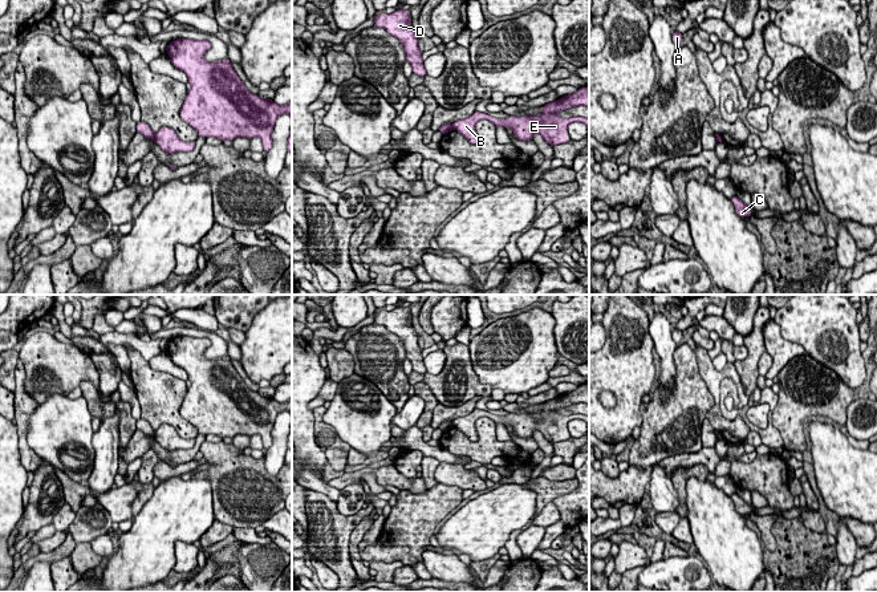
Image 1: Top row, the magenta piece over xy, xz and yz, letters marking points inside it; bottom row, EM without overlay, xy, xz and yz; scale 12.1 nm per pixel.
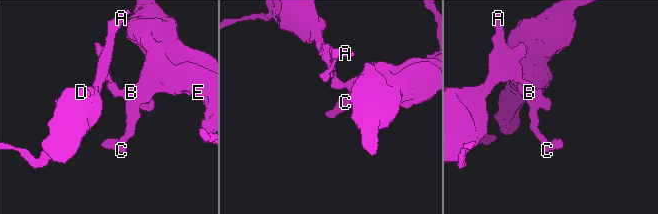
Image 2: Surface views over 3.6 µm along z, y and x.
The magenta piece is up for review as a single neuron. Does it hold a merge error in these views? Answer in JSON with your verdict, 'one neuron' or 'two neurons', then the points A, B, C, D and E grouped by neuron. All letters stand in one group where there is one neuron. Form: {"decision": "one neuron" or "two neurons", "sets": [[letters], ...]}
{"decision": "two neurons", "sets": [["A", "D"], ["B", "C", "E"]]}

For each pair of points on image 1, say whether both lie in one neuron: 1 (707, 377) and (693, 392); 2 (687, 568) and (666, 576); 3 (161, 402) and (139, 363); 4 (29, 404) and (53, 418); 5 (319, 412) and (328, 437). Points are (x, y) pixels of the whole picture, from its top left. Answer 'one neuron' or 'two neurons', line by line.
1: two neurons
2: one neuron
3: one neuron
4: two neurons
5: one neuron

